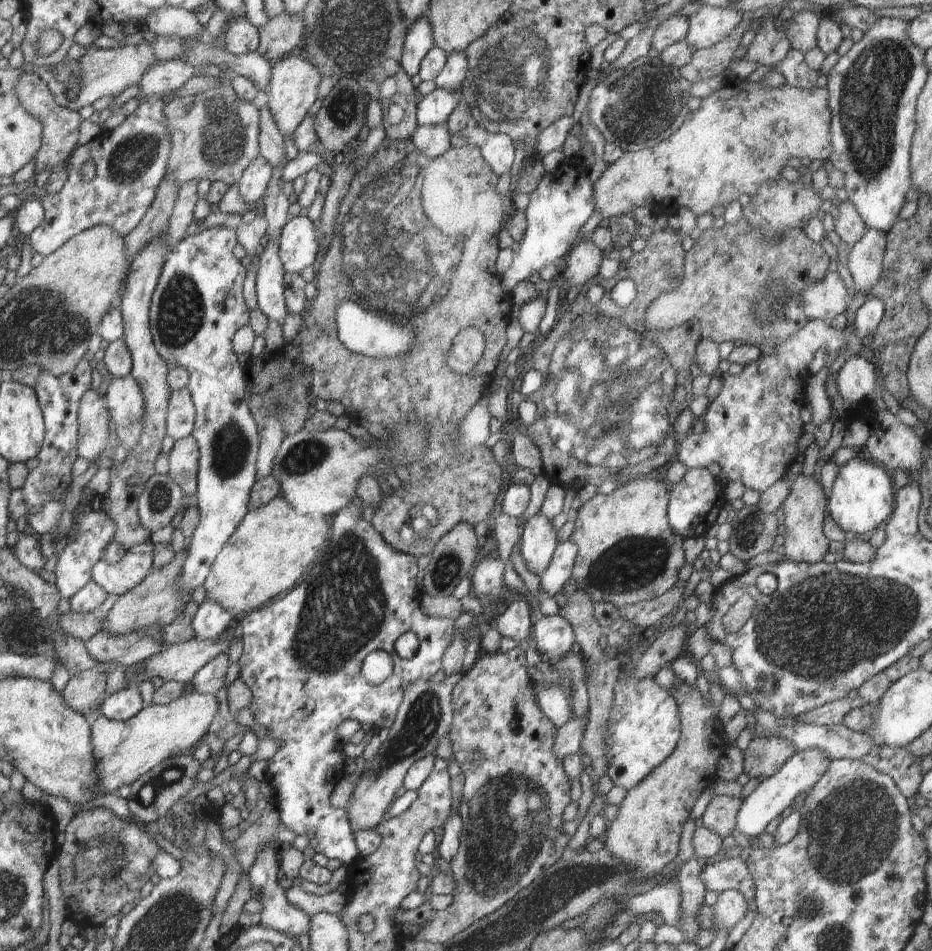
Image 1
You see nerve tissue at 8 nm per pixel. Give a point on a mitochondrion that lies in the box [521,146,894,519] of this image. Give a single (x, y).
(584, 367)

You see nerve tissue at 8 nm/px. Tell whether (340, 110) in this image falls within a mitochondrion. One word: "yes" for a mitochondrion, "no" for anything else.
yes

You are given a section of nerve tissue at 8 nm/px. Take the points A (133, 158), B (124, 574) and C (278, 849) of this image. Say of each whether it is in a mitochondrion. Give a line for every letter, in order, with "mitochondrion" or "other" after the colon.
A: mitochondrion
B: other
C: other

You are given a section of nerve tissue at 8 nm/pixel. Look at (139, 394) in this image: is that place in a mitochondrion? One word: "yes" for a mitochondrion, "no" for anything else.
no

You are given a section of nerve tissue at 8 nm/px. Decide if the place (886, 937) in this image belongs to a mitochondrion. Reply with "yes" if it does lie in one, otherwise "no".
no

